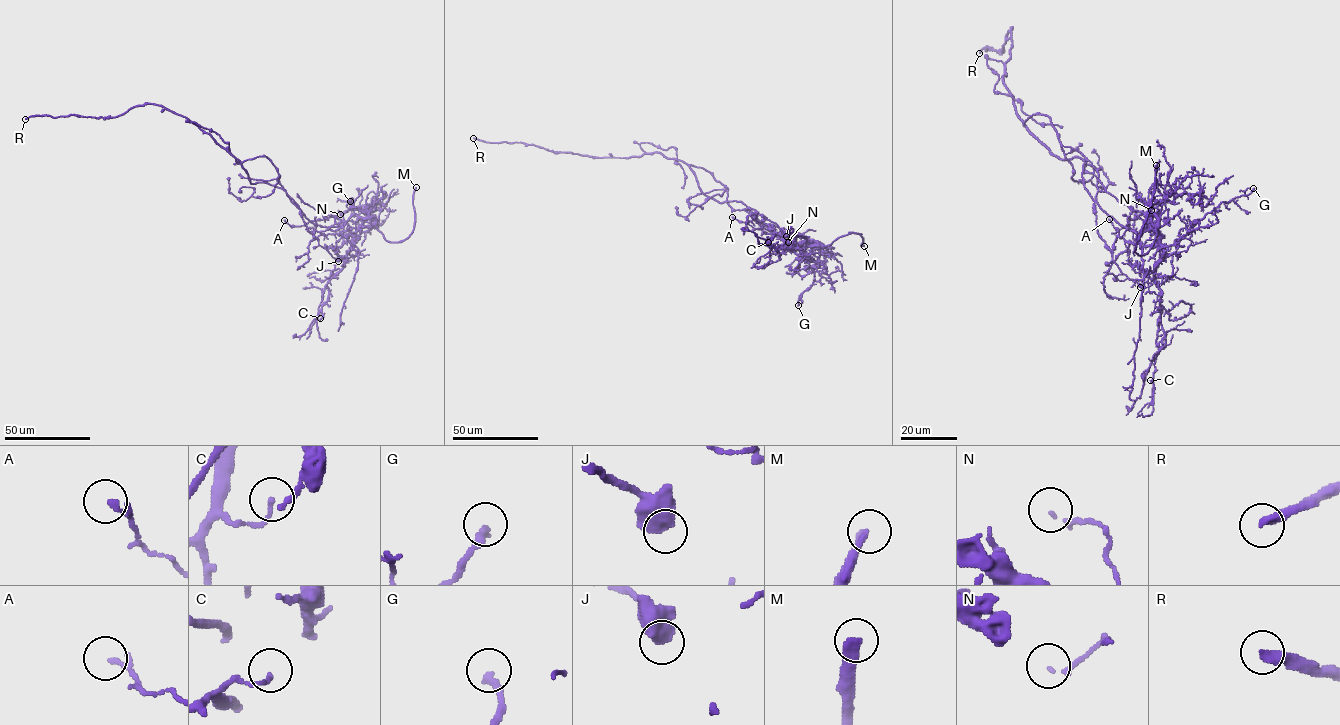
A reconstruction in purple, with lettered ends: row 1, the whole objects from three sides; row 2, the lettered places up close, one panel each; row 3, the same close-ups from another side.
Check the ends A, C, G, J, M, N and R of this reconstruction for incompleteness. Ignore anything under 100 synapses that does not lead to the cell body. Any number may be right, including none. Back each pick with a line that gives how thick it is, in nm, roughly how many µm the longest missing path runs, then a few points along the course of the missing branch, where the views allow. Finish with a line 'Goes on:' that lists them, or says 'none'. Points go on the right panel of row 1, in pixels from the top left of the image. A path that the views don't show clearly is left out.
M: calibre 340 nm; missing 20 µm; course (1156, 165), (1158, 126), (1165, 121)
R: calibre 340 nm; missing 140 µm; course (979, 53), (979, 66), (1006, 80), (1012, 96), (1028, 111), (1039, 147), (1092, 193), (1097, 211), (1094, 224)
Goes on: M, R

